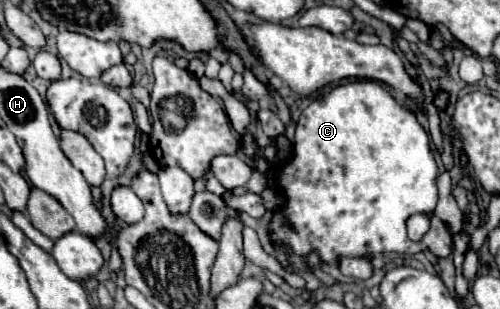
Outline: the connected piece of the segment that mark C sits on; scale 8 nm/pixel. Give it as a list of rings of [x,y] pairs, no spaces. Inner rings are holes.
[[[354,81],[354,83],[346,83],[346,85],[338,85],[336,89],[332,89],[324,99],[320,101],[312,101],[300,115],[298,123],[296,123],[296,133],[294,133],[294,151],[292,151],[292,159],[286,163],[286,167],[278,173],[278,177],[274,177],[276,181],[276,189],[278,193],[286,199],[284,205],[272,213],[270,225],[268,225],[268,237],[274,245],[284,245],[288,247],[294,255],[310,255],[312,251],[316,251],[322,259],[322,263],[328,265],[338,265],[338,261],[342,257],[370,257],[378,255],[378,253],[418,253],[424,249],[432,249],[432,253],[440,259],[440,257],[448,257],[452,253],[452,235],[448,231],[448,227],[434,215],[434,207],[438,201],[438,187],[436,187],[436,179],[438,179],[438,167],[436,161],[430,153],[430,137],[428,133],[422,129],[422,125],[416,121],[414,113],[408,113],[402,105],[398,105],[394,101],[394,97],[376,81]],[[416,213],[426,213],[430,215],[430,231],[420,239],[420,241],[410,241],[406,235],[406,221],[408,217],[416,215]]]

